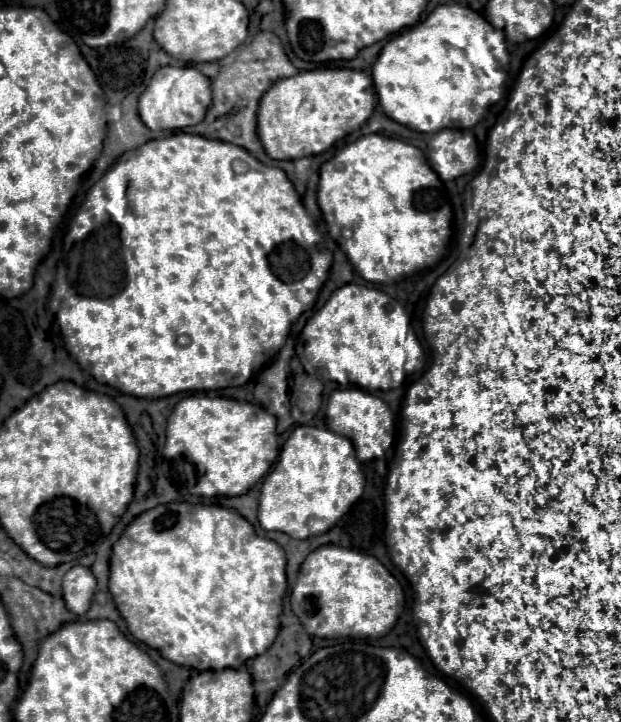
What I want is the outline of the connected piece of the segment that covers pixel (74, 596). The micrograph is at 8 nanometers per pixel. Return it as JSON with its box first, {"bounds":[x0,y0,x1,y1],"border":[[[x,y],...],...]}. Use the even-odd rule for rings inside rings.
{"bounds":[62,566,96,614],"border":[[[72,566],[62,580],[66,608],[74,614],[86,614],[96,590],[96,578],[86,566]]]}

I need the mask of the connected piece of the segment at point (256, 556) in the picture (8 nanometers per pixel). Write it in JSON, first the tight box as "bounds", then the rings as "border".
{"bounds":[110,502,288,670],"border":[[[170,502],[164,506],[156,506],[152,510],[142,512],[126,530],[124,534],[118,538],[118,542],[112,548],[112,558],[110,558],[110,594],[114,596],[116,608],[120,610],[120,614],[124,616],[124,620],[128,622],[128,630],[134,638],[138,638],[140,642],[148,644],[150,648],[156,648],[158,652],[162,652],[162,656],[174,664],[180,666],[188,666],[188,668],[210,668],[210,670],[224,670],[224,668],[238,668],[242,662],[246,662],[248,658],[260,656],[264,654],[280,628],[280,612],[282,612],[282,596],[288,588],[286,584],[286,556],[284,550],[268,538],[260,538],[252,524],[242,518],[236,510],[232,508],[224,508],[216,504],[210,505],[194,505],[188,502]]]}

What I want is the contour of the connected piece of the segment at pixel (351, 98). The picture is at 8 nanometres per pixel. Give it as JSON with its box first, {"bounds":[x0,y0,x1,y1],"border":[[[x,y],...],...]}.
{"bounds":[258,68,376,160],"border":[[[316,68],[282,78],[262,96],[258,108],[258,138],[274,160],[296,160],[328,150],[334,142],[358,130],[374,112],[376,94],[366,72],[350,68]]]}

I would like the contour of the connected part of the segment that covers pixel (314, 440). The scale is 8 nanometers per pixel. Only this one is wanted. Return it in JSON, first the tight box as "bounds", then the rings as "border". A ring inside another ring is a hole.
{"bounds":[258,426,364,538],"border":[[[296,426],[284,442],[274,470],[264,478],[258,501],[258,520],[264,530],[278,530],[292,538],[308,538],[310,534],[332,528],[364,492],[364,478],[360,476],[360,462],[356,460],[354,446],[348,438],[334,434],[328,428]]]}

